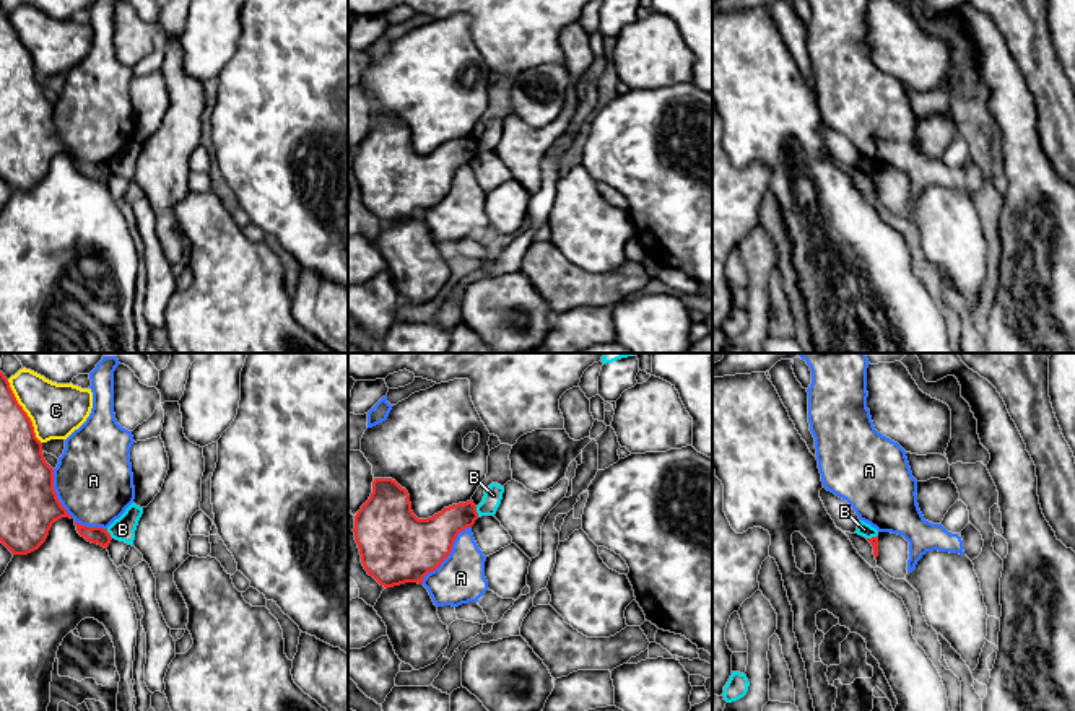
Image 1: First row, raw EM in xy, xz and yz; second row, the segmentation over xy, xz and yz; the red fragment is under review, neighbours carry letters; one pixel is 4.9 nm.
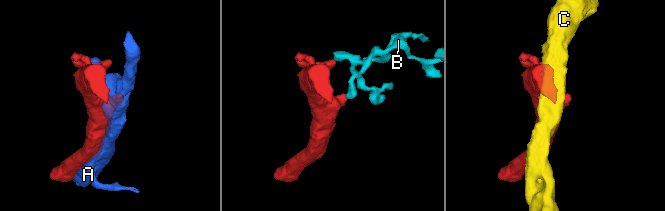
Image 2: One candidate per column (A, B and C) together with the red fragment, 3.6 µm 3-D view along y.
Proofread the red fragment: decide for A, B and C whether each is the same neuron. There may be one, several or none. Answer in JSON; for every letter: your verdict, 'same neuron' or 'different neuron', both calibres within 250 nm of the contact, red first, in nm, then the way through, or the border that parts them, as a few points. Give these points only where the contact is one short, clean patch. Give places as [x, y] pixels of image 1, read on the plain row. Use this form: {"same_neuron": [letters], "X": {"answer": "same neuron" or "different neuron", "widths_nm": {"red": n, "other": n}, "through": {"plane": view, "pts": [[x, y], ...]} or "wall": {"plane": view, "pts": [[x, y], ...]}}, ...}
{"same_neuron": [], "A": {"answer": "different neuron", "widths_nm": {"red": 340, "other": 240}}, "B": {"answer": "different neuron", "widths_nm": {"red": 200, "other": 90}}, "C": {"answer": "different neuron", "widths_nm": {"red": 220, "other": 260}}}

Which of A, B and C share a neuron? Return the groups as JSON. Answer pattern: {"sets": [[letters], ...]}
{"sets": [["A"], ["B"], ["C"]]}

